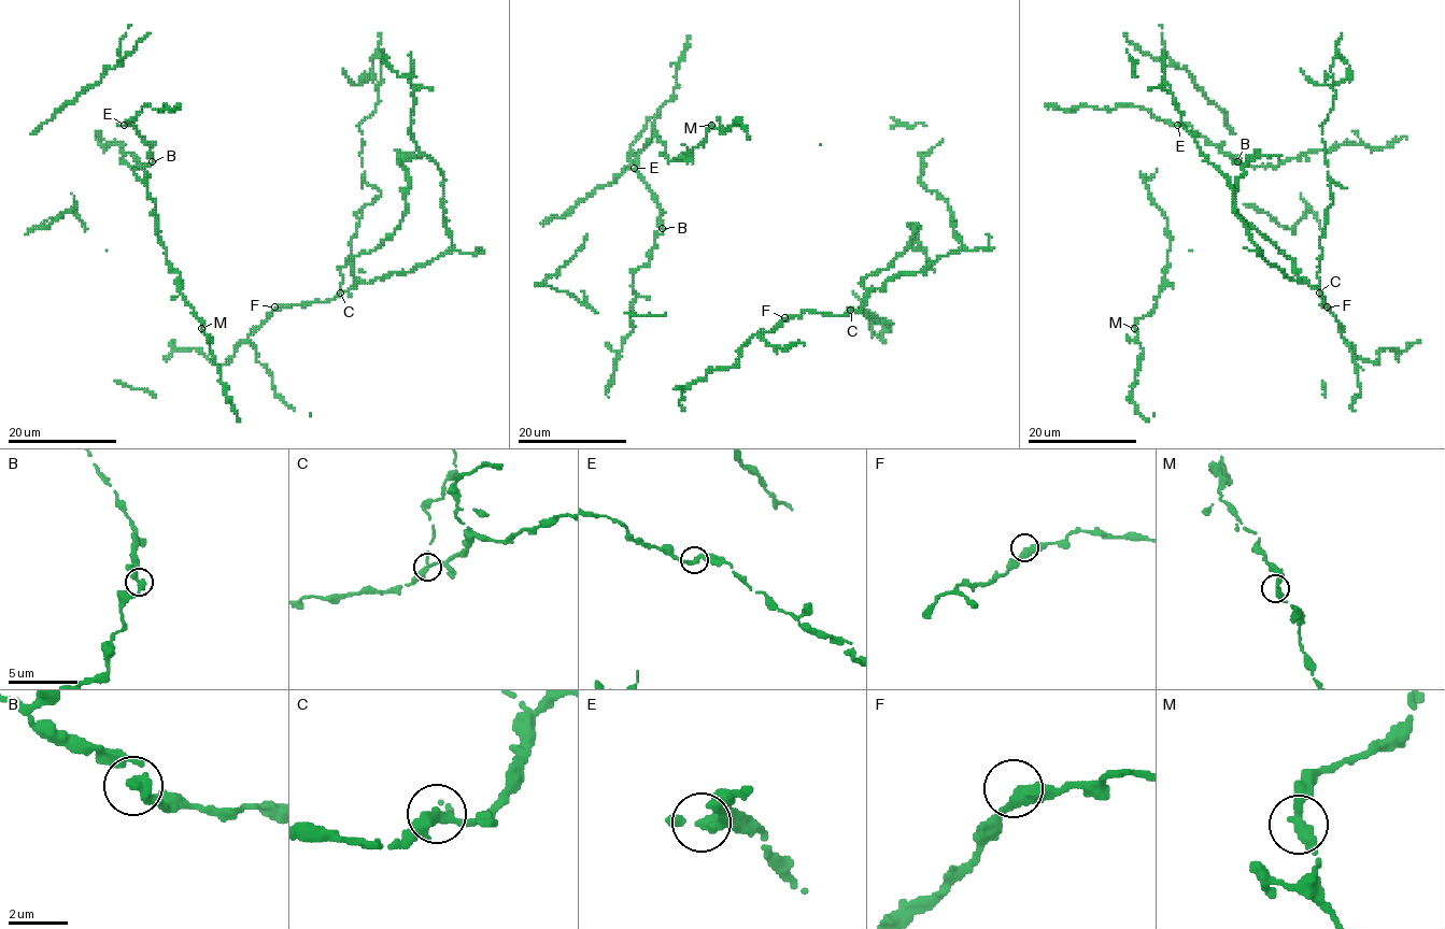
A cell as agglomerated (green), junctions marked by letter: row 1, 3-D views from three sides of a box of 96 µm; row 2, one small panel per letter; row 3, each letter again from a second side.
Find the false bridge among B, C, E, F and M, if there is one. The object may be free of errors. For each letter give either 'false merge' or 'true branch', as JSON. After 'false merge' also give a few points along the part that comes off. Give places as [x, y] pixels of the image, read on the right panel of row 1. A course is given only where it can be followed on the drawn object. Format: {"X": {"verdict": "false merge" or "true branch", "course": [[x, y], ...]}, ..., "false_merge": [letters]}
{"B": {"verdict": "true branch"}, "C": {"verdict": "false merge", "course": [[1319, 291], [1332, 204], [1321, 124], [1332, 61], [1348, 65], [1330, 85], [1300, 69]]}, "E": {"verdict": "true branch"}, "F": {"verdict": "true branch"}, "M": {"verdict": "true branch"}, "false_merge": ["C"]}

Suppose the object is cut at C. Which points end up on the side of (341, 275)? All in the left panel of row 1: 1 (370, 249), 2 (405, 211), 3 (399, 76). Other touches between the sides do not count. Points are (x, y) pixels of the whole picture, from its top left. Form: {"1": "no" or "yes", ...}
{"1": "no", "2": "no", "3": "no"}

